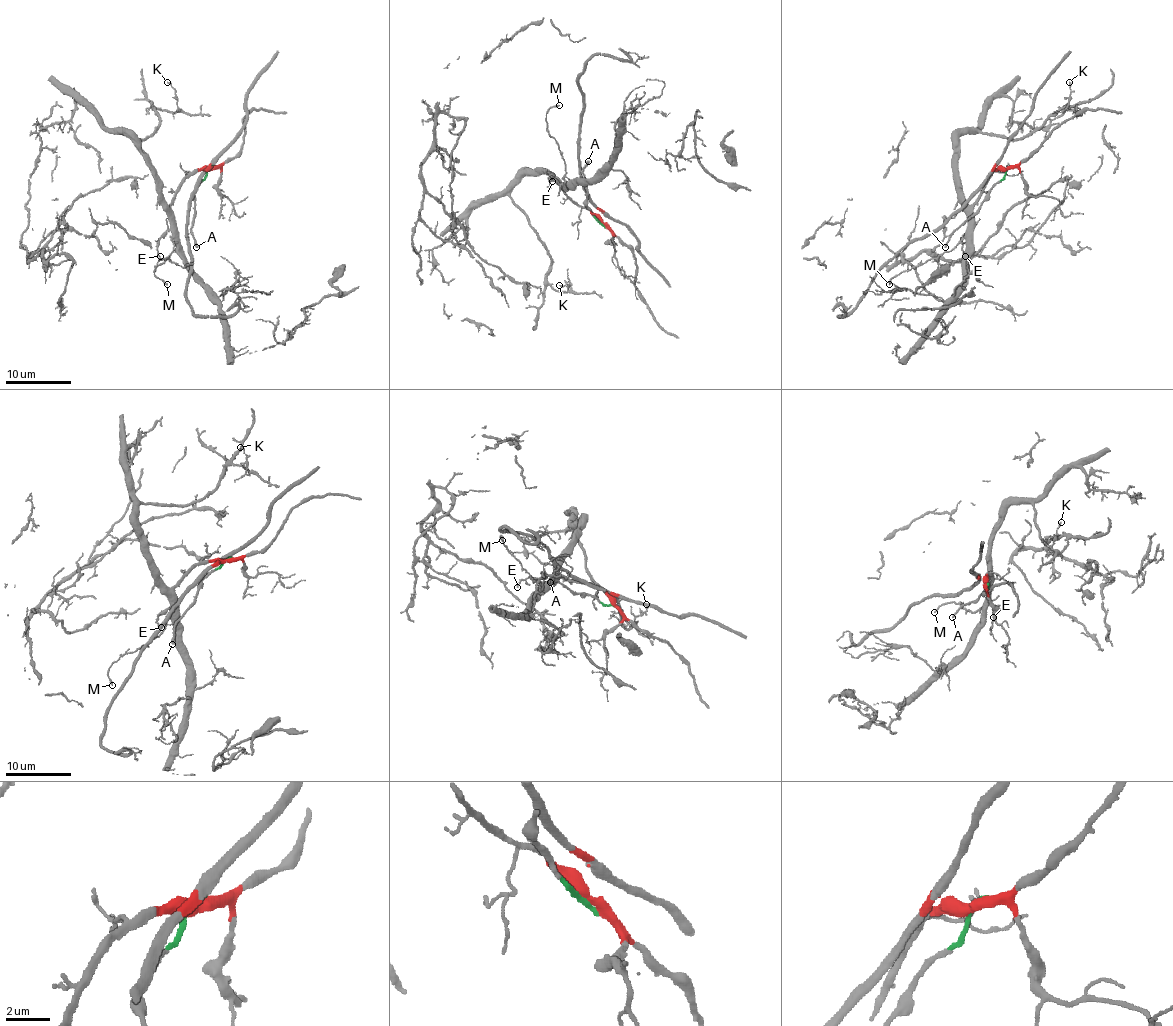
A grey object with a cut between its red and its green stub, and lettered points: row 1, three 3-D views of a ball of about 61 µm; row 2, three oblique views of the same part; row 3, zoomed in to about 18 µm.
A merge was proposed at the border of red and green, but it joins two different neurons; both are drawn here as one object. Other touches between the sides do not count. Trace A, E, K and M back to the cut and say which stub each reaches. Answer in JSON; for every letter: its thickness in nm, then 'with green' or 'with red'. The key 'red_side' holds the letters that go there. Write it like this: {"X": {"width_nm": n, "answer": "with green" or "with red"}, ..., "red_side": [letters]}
{"A": {"width_nm": 240, "answer": "with green"}, "E": {"width_nm": 150, "answer": "with red"}, "K": {"width_nm": 190, "answer": "with red"}, "M": {"width_nm": 160, "answer": "with red"}, "red_side": ["E", "K", "M"]}

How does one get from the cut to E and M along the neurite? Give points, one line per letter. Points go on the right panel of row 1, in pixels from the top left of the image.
E: (1008, 167), (995, 169), (974, 206), (970, 228), (962, 239), (962, 252), (965, 255)
M: (1008, 167), (995, 169), (974, 206), (972, 228), (952, 249), (900, 272), (889, 285)

